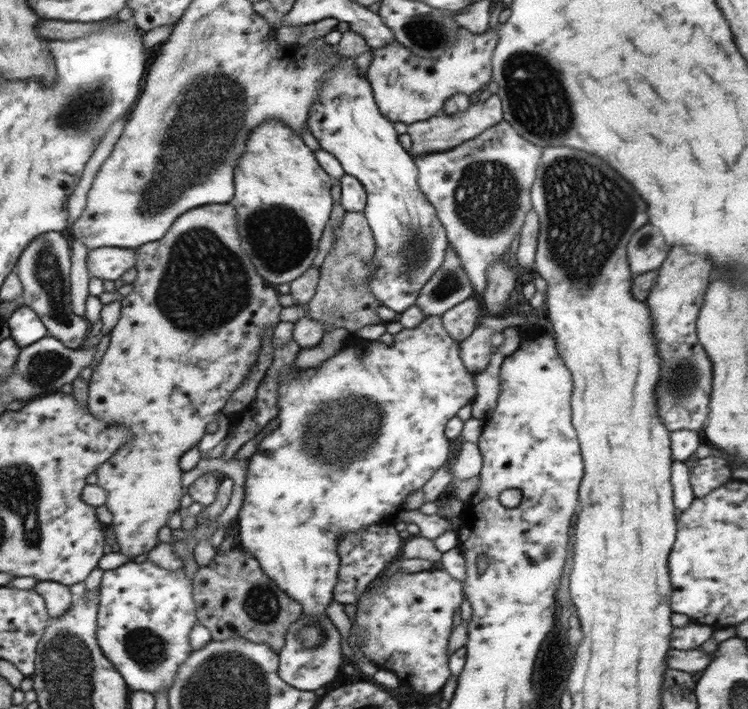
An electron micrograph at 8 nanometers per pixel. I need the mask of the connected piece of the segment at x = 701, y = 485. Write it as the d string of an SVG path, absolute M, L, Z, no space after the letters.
M710 455L699 459L690 471L690 482L695 498L706 496L708 492L730 480L732 467L724 456Z

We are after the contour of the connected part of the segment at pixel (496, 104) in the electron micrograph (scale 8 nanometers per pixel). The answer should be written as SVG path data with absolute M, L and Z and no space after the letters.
M497 94L491 95L484 102L474 102L463 112L458 112L453 116L438 114L428 120L422 120L408 125L408 135L411 136L412 147L409 154L411 156L425 156L434 152L447 152L466 140L474 139L484 130L495 126L503 121L503 110L500 97Z

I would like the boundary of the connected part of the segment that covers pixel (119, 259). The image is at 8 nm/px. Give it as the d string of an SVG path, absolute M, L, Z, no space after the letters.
M103 247L89 250L86 266L91 276L114 281L134 268L136 260L136 249Z

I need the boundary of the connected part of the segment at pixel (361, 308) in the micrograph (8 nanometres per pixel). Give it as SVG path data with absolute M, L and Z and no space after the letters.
M347 212L344 214L342 225L334 230L335 243L331 253L320 267L320 280L316 287L316 293L308 305L308 318L318 320L332 328L346 328L350 337L354 337L355 332L372 326L372 324L385 324L376 310L382 306L382 303L374 296L370 289L355 288L353 278L358 279L362 276L373 274L373 259L376 251L376 243L373 232L368 224L367 218L363 212Z

